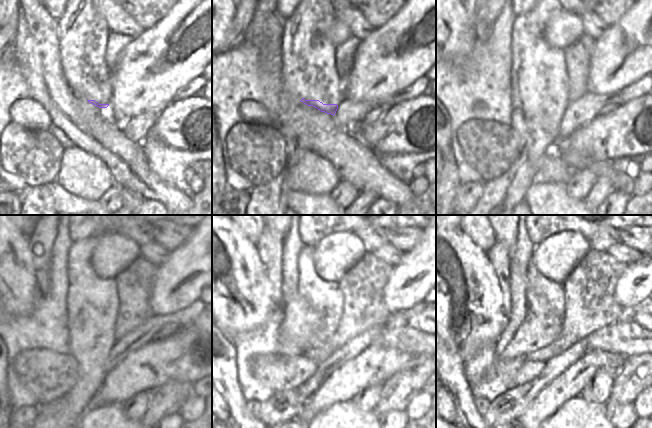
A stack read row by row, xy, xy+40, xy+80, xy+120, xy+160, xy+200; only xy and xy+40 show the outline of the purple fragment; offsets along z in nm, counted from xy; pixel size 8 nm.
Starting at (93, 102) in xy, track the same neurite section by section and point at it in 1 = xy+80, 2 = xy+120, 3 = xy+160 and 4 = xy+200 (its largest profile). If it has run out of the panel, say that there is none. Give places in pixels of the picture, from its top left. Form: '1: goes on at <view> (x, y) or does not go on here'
1: goes on at xy+80 (549, 115)
2: goes on at xy+120 (102, 340)
3: goes on at xy+160 (292, 343)
4: goes on at xy+200 (511, 344)

